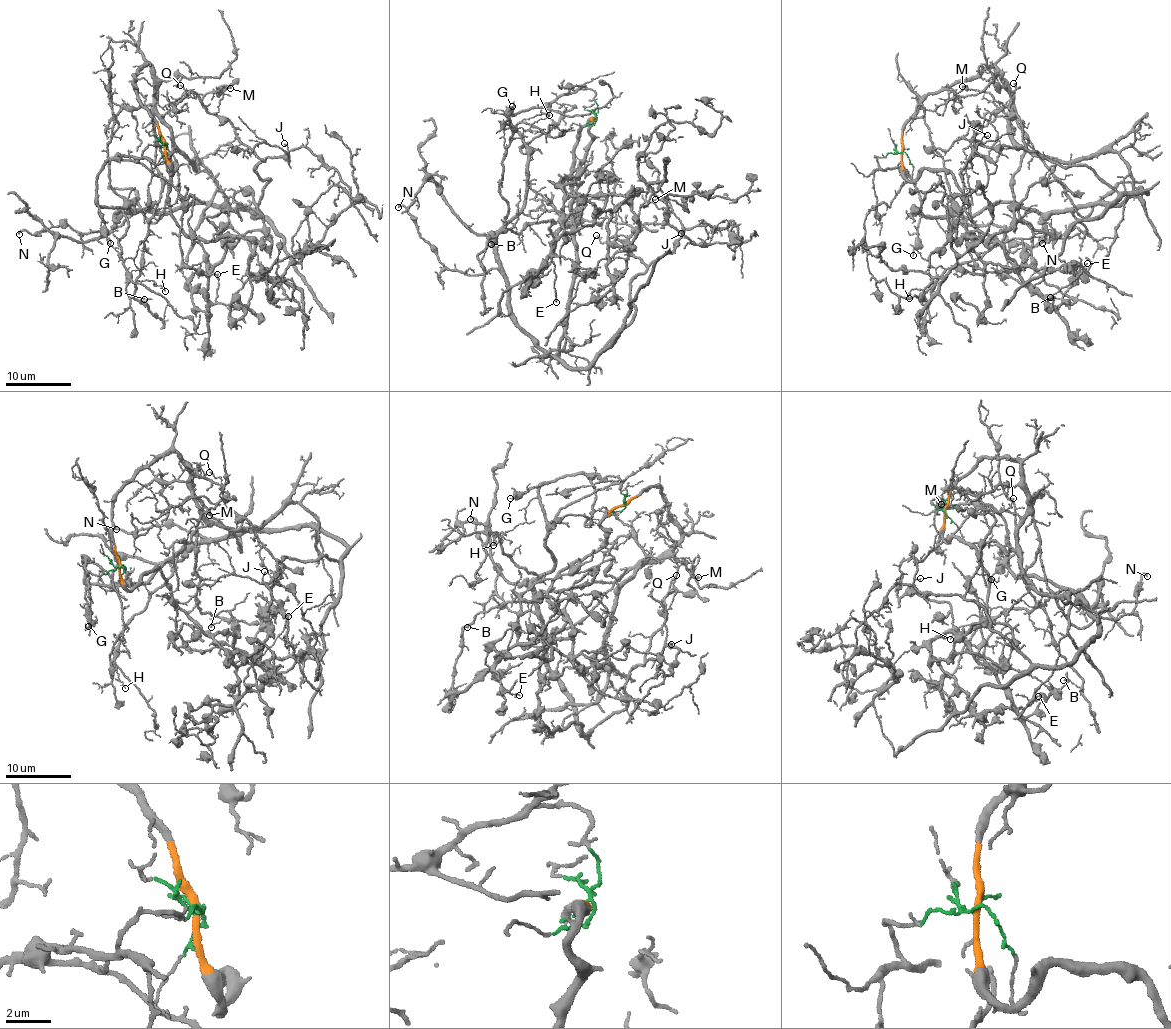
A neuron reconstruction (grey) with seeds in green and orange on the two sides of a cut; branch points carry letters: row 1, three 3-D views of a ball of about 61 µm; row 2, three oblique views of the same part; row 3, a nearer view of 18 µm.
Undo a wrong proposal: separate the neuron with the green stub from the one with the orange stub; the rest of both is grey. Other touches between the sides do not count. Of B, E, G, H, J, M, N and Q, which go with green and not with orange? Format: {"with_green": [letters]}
{"with_green": ["G", "H", "J", "M", "N", "Q"]}

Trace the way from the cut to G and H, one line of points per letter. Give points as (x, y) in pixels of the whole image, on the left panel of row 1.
G: (164, 143), (149, 146), (140, 158), (108, 159), (98, 177), (97, 206), (110, 244)
H: (164, 143), (108, 159), (97, 198), (135, 211), (135, 200), (118, 256), (134, 282), (164, 291)

